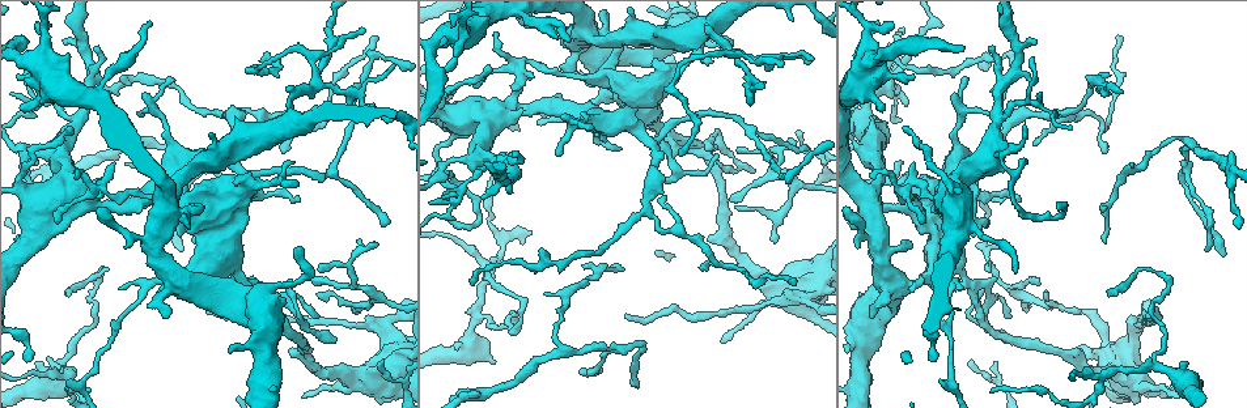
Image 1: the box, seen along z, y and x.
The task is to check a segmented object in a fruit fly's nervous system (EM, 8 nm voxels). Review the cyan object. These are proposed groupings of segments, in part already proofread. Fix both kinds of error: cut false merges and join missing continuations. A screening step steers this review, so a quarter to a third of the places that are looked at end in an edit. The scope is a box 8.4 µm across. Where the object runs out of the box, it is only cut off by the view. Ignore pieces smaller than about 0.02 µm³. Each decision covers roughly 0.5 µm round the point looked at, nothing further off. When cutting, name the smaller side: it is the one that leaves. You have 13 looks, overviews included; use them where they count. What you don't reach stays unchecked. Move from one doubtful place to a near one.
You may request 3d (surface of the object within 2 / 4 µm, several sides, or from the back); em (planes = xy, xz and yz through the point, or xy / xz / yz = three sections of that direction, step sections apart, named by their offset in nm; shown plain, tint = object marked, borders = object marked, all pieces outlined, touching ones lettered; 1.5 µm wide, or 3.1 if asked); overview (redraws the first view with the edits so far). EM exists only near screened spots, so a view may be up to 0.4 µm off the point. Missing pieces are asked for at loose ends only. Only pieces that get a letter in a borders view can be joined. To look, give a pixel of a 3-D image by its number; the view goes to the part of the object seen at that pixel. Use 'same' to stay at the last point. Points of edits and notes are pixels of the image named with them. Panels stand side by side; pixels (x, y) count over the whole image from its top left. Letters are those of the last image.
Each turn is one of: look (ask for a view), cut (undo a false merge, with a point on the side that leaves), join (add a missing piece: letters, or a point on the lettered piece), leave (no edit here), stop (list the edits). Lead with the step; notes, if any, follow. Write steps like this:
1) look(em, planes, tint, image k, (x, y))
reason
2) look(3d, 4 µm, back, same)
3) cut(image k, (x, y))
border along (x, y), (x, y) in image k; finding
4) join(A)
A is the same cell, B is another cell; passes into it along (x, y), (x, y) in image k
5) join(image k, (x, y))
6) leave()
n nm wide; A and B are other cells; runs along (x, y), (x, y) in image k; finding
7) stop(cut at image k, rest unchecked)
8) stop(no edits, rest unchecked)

look(3d, 4 µm, image 1, (888, 88))
calibre changes

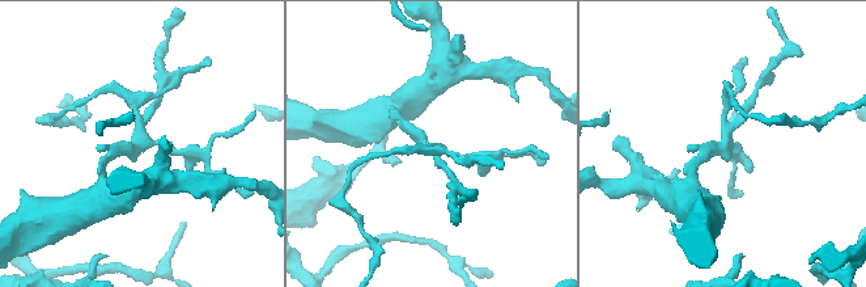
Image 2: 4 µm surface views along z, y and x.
look(em, xy, step 8, tint, image 2, (426, 141))

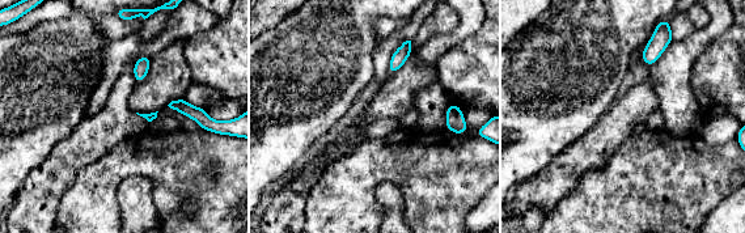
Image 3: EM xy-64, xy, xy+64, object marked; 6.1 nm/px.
look(em, planes, borders, same)

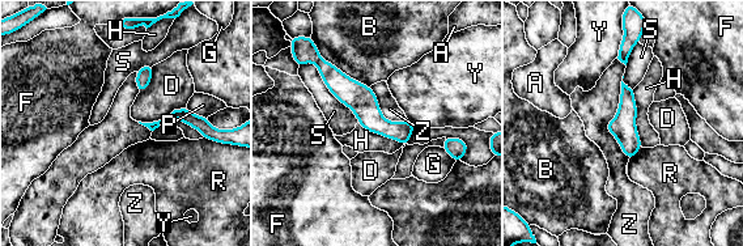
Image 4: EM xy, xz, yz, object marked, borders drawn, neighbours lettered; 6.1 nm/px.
leave()
160 nm wide; A, B, D, F, G, H, P, R, S, Y and Z are other cells; one cell here

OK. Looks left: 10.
look(3d, 2 µm, image 1, (185, 161))
calibre changes

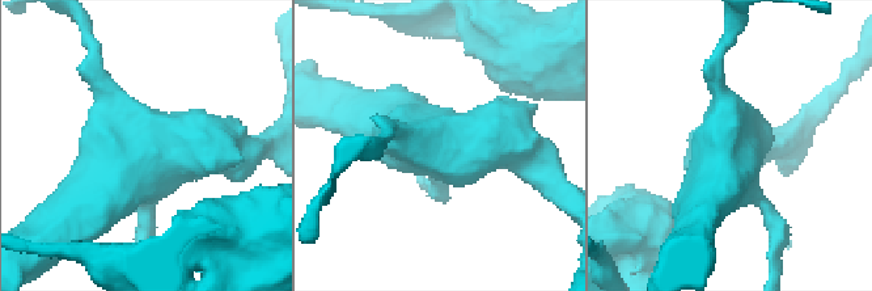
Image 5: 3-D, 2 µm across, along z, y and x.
look(em, xz, step 8, tint, image 5, (147, 152))

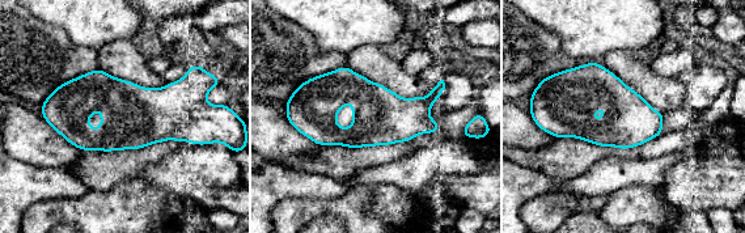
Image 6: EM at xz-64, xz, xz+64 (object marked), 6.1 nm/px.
look(em, planes, borders, same)
another direction

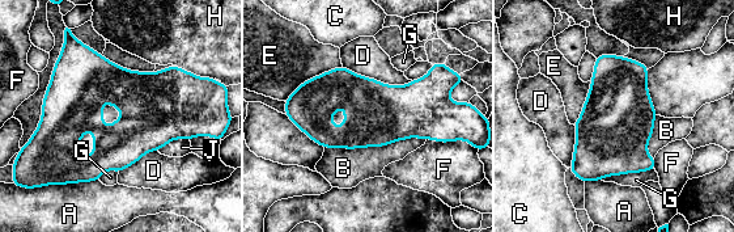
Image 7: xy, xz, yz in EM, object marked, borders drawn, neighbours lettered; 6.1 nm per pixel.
leave()
280 nm wide; A, B, C, D, E, F, G, H and J are other cells; border along (425, 139), (325, 148) in image 7; continuous, no second cell

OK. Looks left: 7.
look(3d, 4 µm, image 1, (475, 315))
a fork

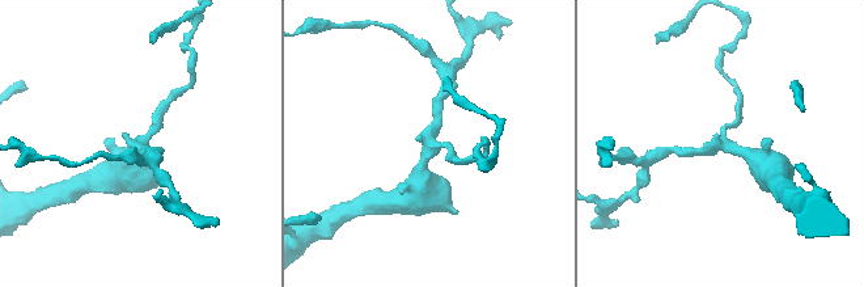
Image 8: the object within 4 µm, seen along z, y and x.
look(em, xy, step 4, borders, image 8, (430, 146))
3 arms; now the EM

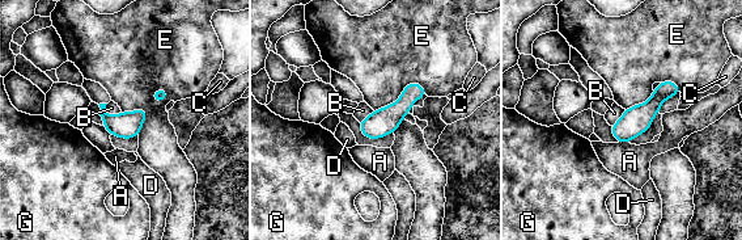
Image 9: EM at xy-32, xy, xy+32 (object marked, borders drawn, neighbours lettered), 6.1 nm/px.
leave()
E touches over 360 nm; A, B, C, D, E and G are other cells; runs along (675, 88), (668, 89), (618, 137) in image 9; all the same cell

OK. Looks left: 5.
look(em, xy, step 8, borders, image 1, (625, 315))
long arm stops here

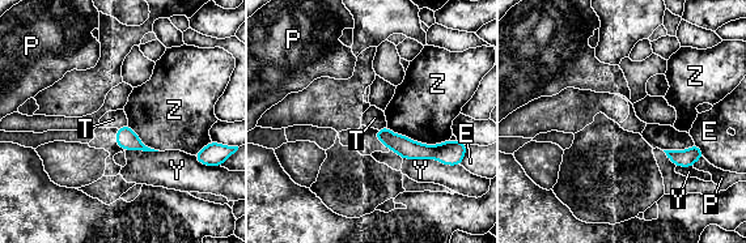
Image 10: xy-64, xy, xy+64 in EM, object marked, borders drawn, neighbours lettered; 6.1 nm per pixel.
leave()
E, P, T, Y and Z are other cells; border along (386, 126), (427, 144), (449, 140) in image 10; no lettered piece goes on from it

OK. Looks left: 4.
look(em, yz, step 4, tint, image 1, (79, 117))
two arms in line, one across

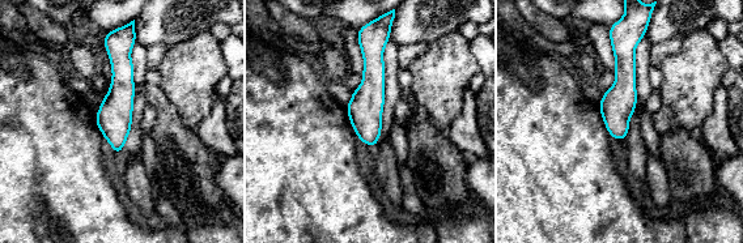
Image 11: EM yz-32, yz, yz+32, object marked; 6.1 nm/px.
look(em, planes, tint, same)

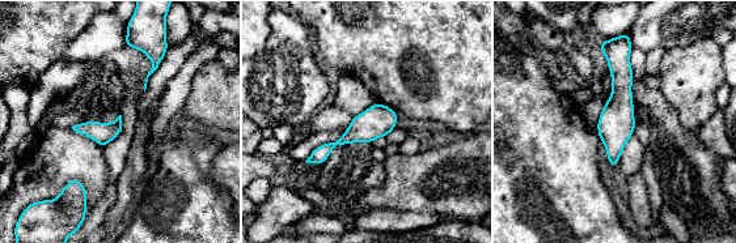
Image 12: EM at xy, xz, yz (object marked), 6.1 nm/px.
look(em, planes, borders, same)
what lies round it

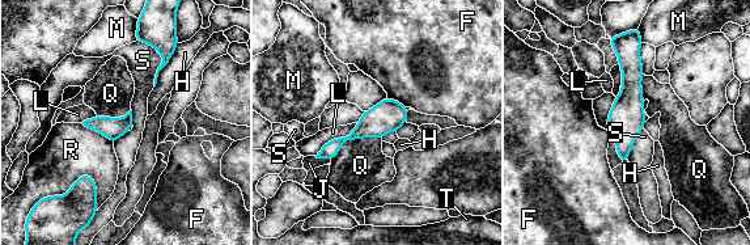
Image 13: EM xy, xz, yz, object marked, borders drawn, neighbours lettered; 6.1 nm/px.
leave()
F, H, J, L, M, Q, R, S and T are other cells; runs along (623, 42), (630, 62), (623, 159) in image 13; one cell here

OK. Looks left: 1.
stop(no edits, rest unchecked)

